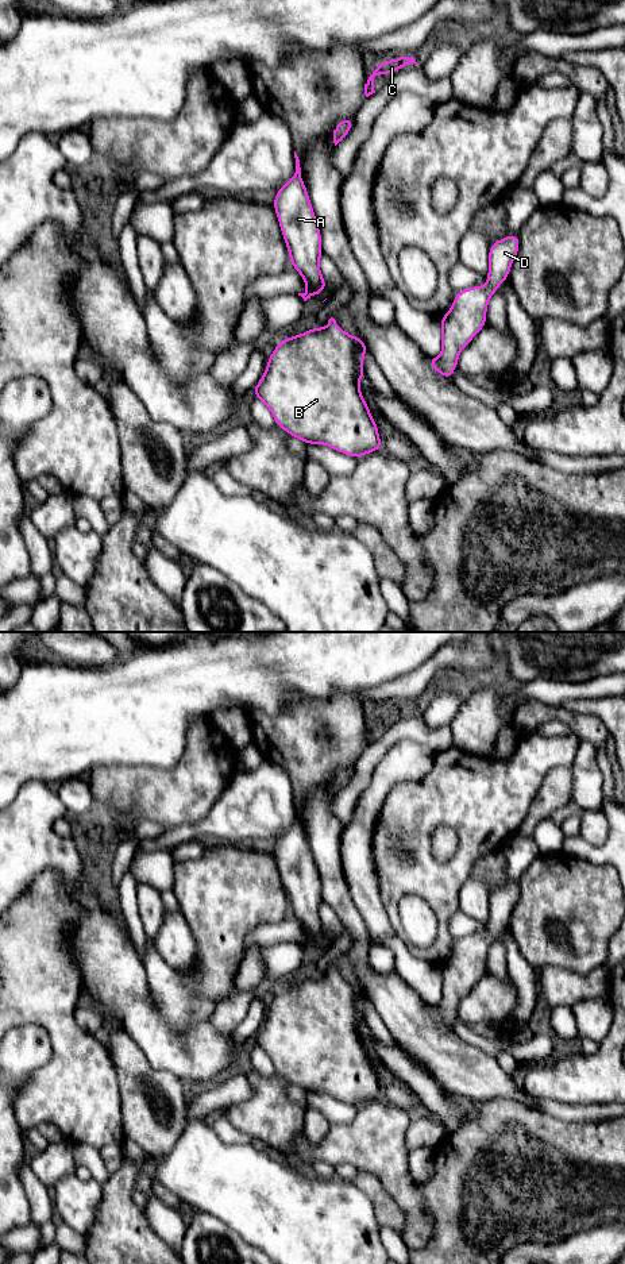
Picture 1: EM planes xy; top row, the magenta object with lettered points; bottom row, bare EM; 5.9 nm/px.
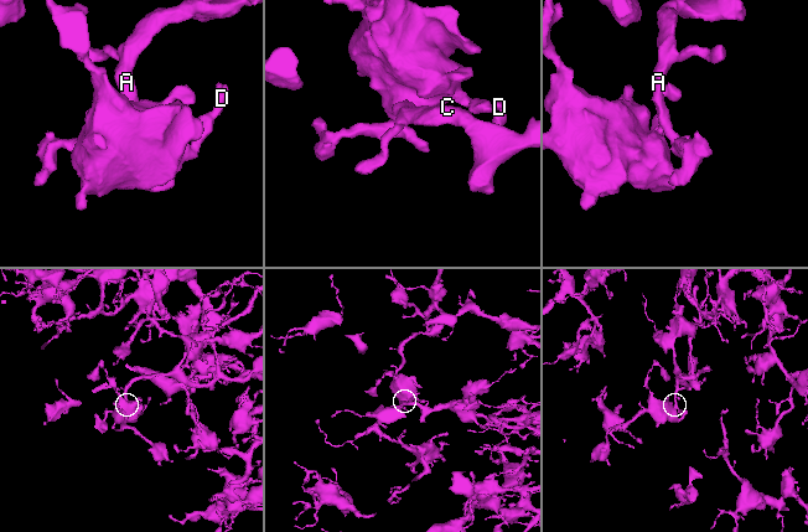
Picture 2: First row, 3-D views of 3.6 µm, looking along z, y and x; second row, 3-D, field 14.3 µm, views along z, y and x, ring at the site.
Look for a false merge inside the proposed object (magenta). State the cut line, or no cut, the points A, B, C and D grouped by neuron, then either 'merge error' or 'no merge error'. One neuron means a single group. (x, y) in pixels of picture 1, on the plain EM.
no cut; A B C D; no merge error

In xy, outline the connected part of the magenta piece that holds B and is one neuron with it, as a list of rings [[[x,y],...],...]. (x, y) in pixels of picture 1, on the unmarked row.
[[[331,966],[327,975],[282,987],[251,1043],[270,1057],[277,1075],[306,1092],[325,1092],[355,1106],[382,1098],[377,1071],[359,1036],[367,1001],[359,984],[351,984]]]

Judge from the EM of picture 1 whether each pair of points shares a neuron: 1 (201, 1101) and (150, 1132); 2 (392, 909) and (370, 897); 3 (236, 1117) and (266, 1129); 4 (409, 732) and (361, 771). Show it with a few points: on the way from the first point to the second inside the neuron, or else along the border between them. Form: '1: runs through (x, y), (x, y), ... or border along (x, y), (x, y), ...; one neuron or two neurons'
1: border along (191, 1090), (186, 1098), (186, 1122); two neurons
2: border along (377, 874), (381, 902), (396, 933); two neurons
3: runs through (243, 1117), (254, 1117), (259, 1122); one neuron
4: runs through (396, 732), (370, 758); one neuron

